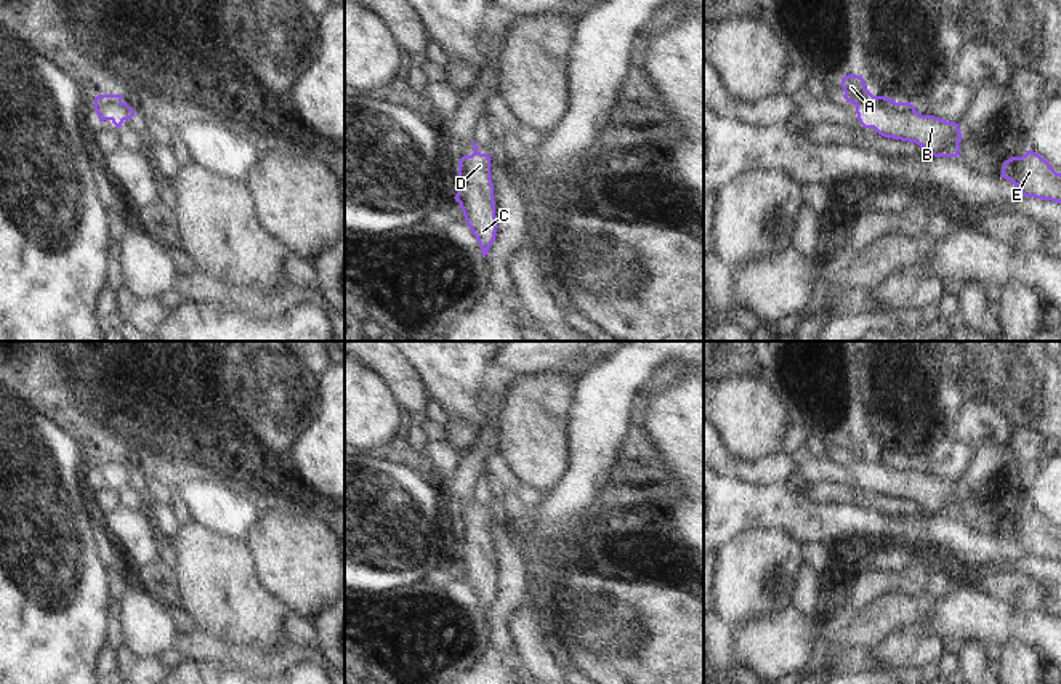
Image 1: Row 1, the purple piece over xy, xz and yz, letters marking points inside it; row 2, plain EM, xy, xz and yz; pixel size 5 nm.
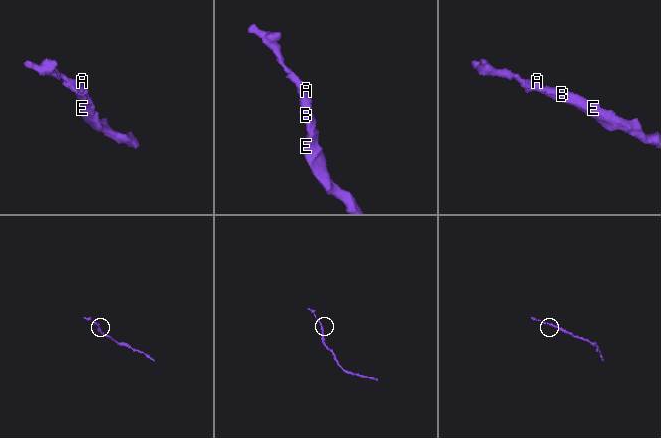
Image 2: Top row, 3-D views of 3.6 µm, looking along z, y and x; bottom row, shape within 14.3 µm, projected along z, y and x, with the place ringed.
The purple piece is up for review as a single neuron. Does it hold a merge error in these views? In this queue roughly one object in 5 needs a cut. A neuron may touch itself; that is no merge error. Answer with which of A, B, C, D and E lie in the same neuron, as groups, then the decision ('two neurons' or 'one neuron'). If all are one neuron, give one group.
groups A B C D E; one neuron

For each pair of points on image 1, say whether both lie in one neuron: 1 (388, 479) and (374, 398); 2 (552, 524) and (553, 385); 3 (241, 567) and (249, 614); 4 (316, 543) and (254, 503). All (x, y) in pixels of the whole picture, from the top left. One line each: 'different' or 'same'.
1: different
2: different
3: same
4: different

